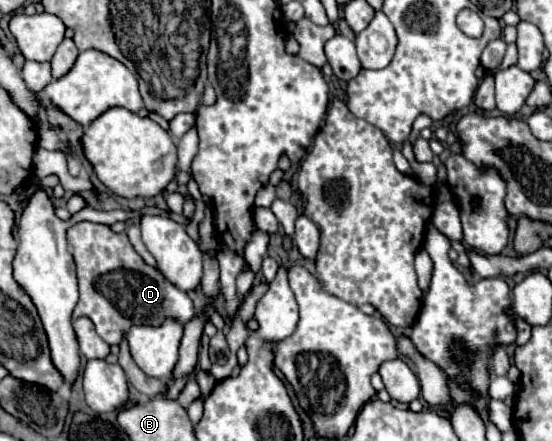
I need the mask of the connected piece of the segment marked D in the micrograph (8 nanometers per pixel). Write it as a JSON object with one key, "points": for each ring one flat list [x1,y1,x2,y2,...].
{"points":[[78,222,72,224,68,228,68,244,72,248,74,254,74,262,76,262,76,272,80,278,80,300,72,312,72,320,76,318,90,318,96,326,98,336,106,342,106,344,120,344,124,334,132,328,132,326,160,326,164,320,172,318,178,324,186,324,196,316,194,304,188,298,186,292,178,290,174,284,170,284,162,272,158,272,158,268,146,264,142,260,142,256,132,248,126,232,116,234,110,226,106,224,94,224,94,222]]}

